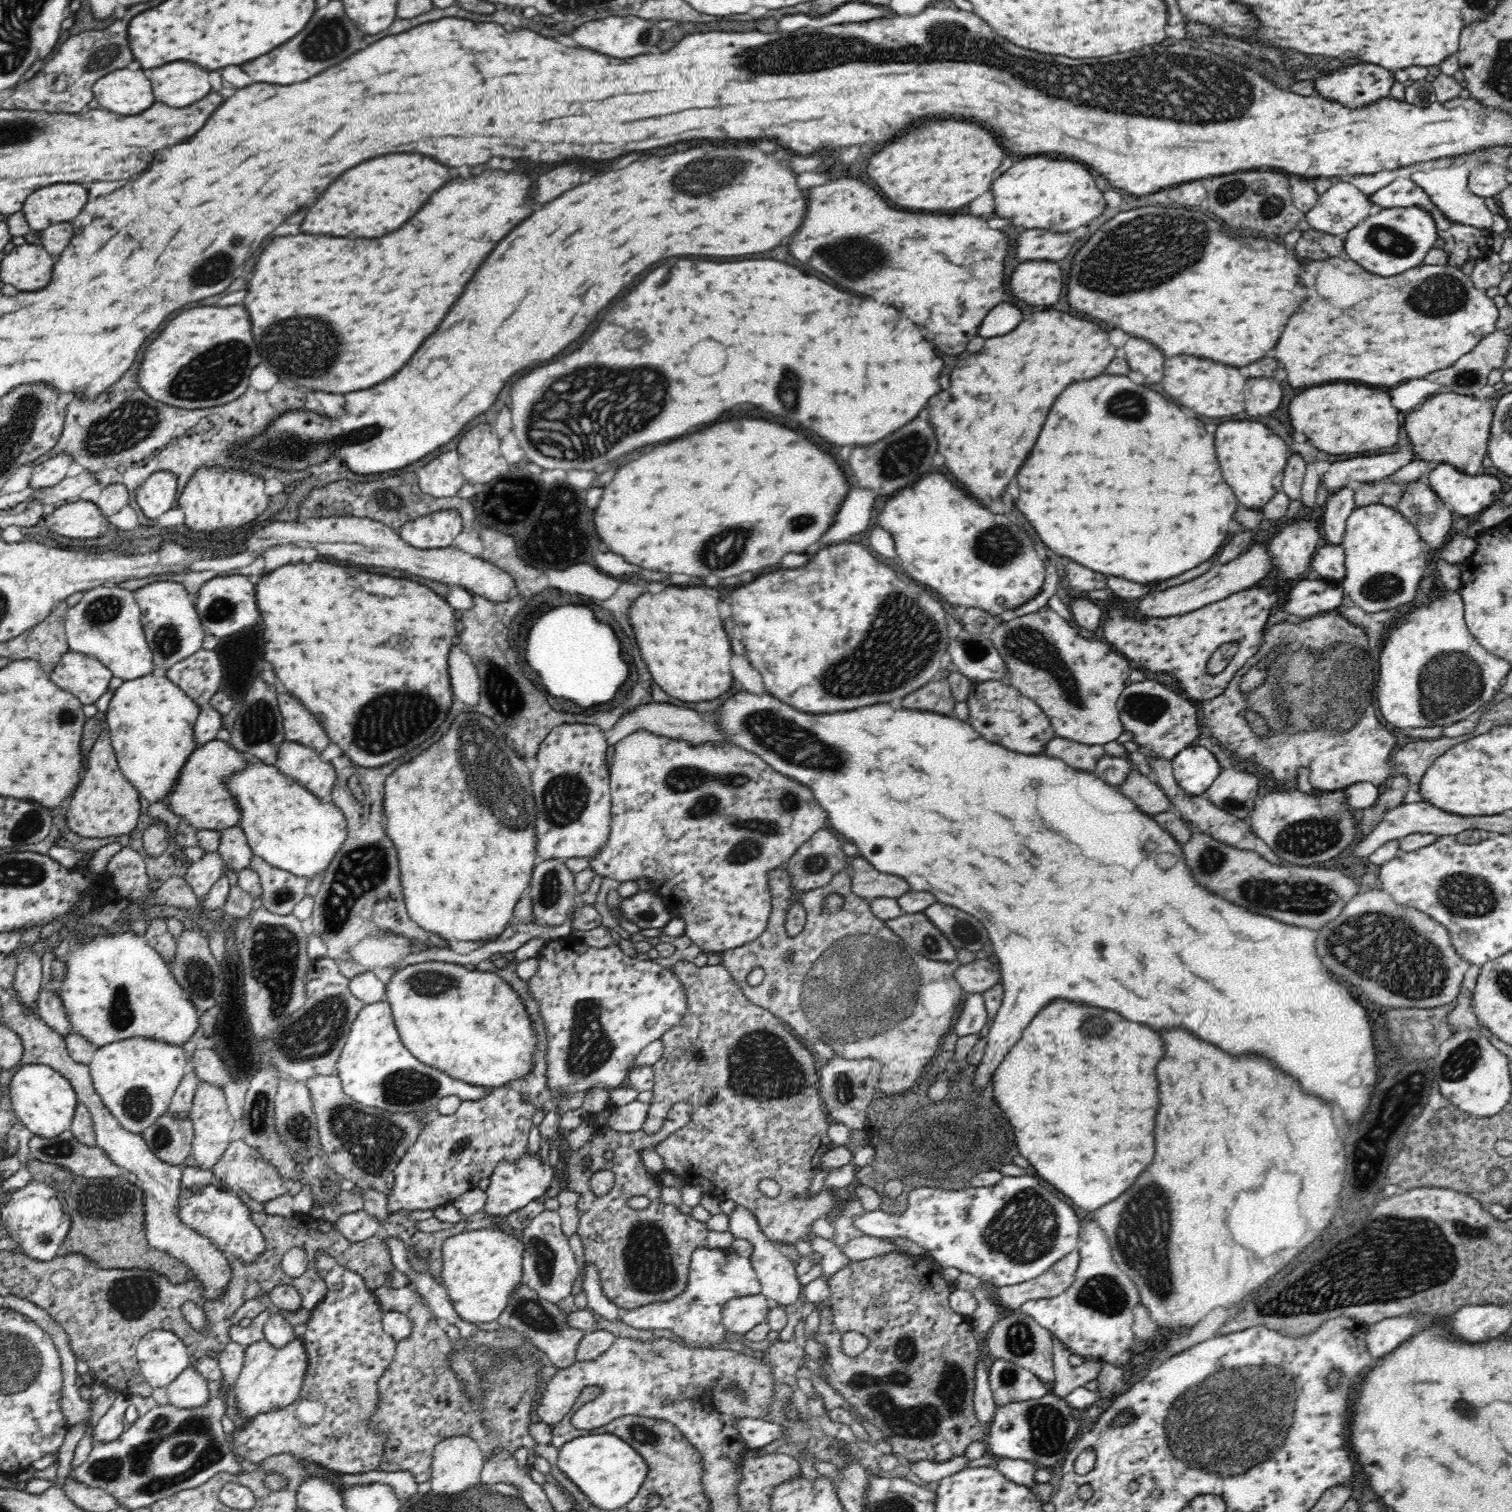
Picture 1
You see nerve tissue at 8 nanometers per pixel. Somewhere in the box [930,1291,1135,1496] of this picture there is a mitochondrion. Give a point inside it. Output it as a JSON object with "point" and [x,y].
{"point":[1047,1425]}

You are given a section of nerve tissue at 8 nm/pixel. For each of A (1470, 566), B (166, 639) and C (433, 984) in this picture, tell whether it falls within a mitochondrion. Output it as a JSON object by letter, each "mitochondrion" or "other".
{"A":"other","B":"mitochondrion","C":"mitochondrion"}

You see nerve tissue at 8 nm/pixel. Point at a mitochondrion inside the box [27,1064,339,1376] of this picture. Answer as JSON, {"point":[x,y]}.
{"point":[132,1297]}

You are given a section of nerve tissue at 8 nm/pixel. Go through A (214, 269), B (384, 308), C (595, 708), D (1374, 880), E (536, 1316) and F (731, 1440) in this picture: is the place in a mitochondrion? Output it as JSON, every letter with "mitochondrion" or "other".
{"A":"mitochondrion","B":"other","C":"other","D":"other","E":"mitochondrion","F":"other"}

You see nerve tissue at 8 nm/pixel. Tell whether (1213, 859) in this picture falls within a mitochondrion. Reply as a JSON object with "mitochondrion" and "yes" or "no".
{"mitochondrion":"yes"}

